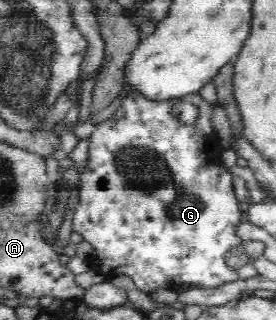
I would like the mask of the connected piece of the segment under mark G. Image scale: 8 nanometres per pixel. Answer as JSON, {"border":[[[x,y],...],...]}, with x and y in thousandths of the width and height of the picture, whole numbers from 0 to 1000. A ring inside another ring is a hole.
{"border":[[[475,281],[442,313],[435,334],[417,347],[406,366],[348,394],[326,422],[322,491],[308,528],[286,553],[286,634],[264,675],[261,722],[283,725],[301,738],[308,756],[330,763],[337,784],[319,813],[330,844],[344,844],[384,866],[438,863],[453,856],[471,863],[489,894],[543,919],[569,900],[601,900],[605,906],[649,909],[656,881],[714,900],[786,900],[822,881],[851,875],[895,875],[935,863],[935,844],[909,819],[884,822],[880,831],[841,838],[819,816],[819,794],[833,775],[873,766],[877,747],[859,738],[859,703],[873,688],[870,634],[851,616],[844,597],[844,547],[801,513],[779,513],[786,481],[772,469],[772,444],[786,444],[772,394],[764,391],[764,363],[772,363],[772,322],[743,316],[721,291],[692,291],[670,300],[558,313],[518,303],[504,284]],[[641,319],[692,319],[714,331],[721,359],[699,388],[667,388],[656,375],[634,369],[620,353],[627,331]]]}

